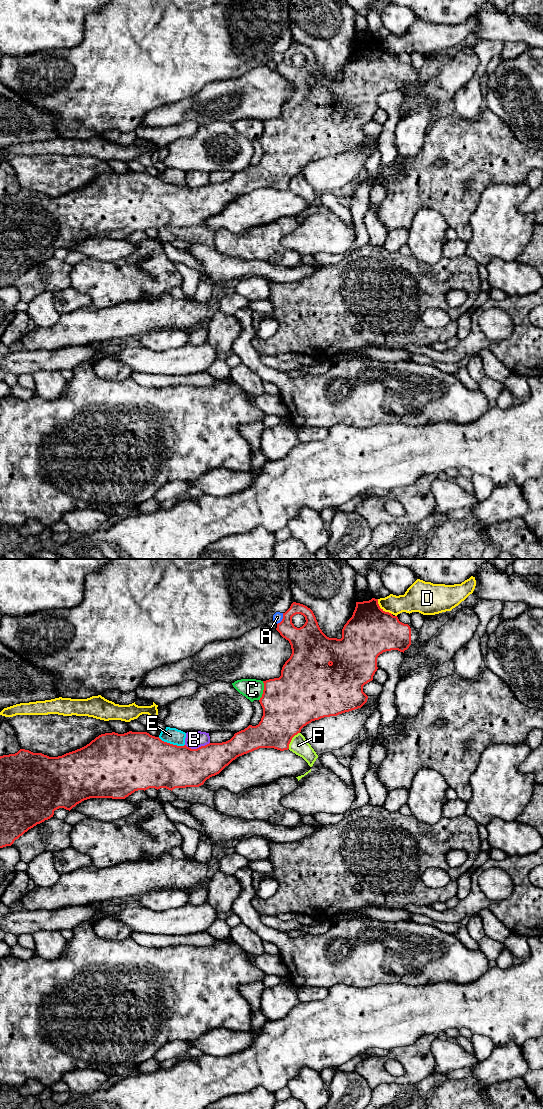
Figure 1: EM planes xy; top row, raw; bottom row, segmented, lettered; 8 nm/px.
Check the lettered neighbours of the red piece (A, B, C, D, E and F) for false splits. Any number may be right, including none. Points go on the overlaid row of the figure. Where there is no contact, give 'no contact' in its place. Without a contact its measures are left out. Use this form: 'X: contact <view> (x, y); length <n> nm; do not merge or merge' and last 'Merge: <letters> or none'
A: contact xy (282, 619); length 110 nm; do not merge
B: contact xy (197, 748); length 200 nm; do not merge
C: contact xy (263, 691); length 160 nm; do not merge
D: contact xy (382, 609); length 170 nm; do not merge
E: contact xy (171, 744); length 220 nm; do not merge
F: contact xy (291, 739); length 160 nm; do not merge
Merge: none

